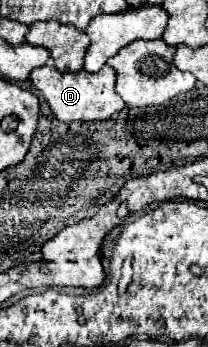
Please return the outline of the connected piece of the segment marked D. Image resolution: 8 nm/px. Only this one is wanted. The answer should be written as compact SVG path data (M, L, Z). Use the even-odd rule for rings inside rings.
M108 64L102 66L102 70L98 72L58 72L52 66L40 66L34 68L30 72L30 82L40 90L40 94L46 98L52 114L60 120L60 122L88 122L88 120L104 120L110 118L114 112L122 110L126 104L124 100L114 92L114 68L110 68Z

